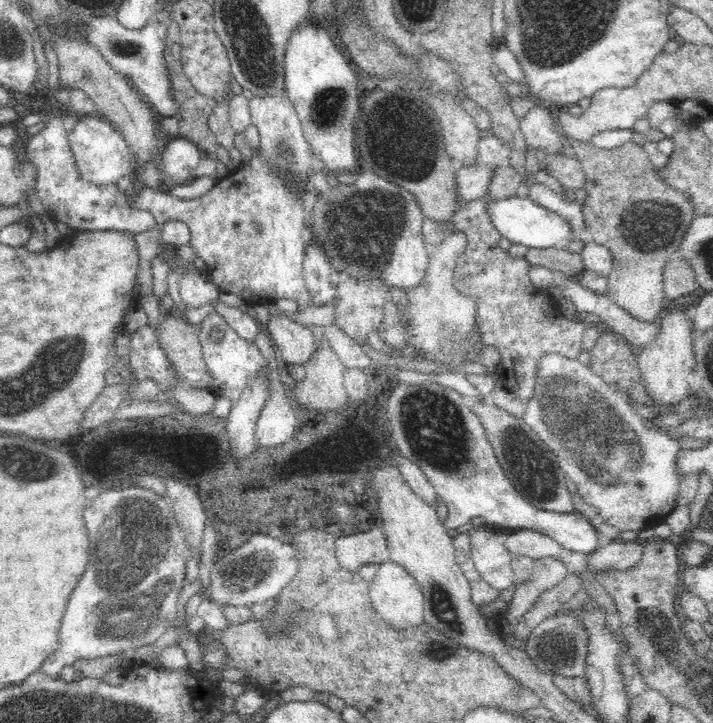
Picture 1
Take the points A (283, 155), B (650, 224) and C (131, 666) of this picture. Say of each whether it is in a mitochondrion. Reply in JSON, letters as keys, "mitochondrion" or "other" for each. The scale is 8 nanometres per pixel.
{"A":"mitochondrion","B":"mitochondrion","C":"other"}

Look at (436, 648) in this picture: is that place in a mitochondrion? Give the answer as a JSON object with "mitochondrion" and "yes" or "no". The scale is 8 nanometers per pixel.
{"mitochondrion":"yes"}

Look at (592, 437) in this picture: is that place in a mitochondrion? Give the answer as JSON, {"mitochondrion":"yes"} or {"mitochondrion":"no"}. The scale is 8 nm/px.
{"mitochondrion":"yes"}

